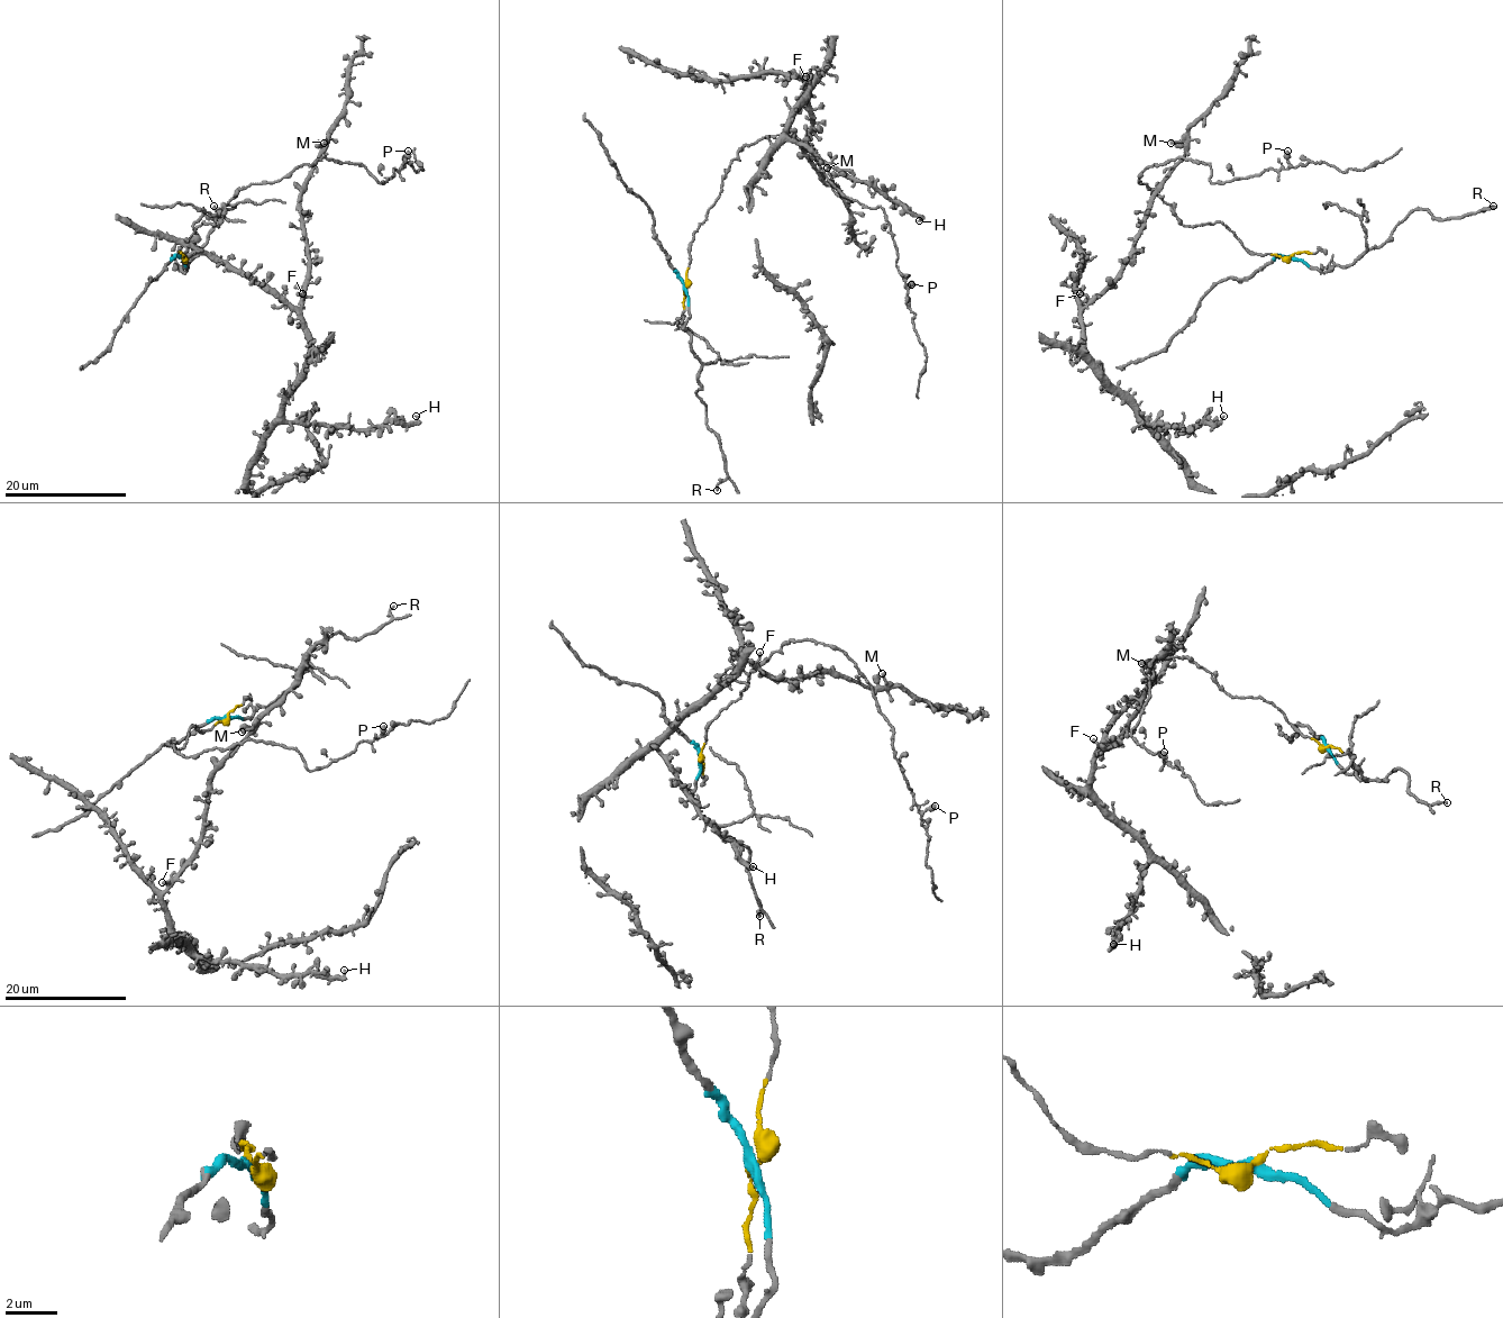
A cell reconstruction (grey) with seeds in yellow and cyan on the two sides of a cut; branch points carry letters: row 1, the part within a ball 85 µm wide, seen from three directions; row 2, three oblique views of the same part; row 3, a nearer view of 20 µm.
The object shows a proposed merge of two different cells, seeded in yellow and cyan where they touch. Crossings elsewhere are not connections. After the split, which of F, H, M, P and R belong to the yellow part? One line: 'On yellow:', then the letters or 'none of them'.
On yellow: F, H, M, P

